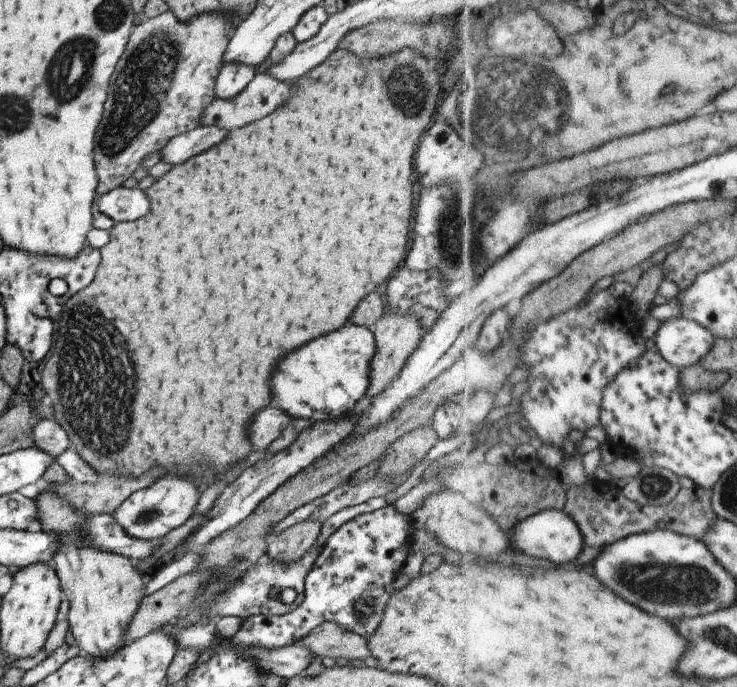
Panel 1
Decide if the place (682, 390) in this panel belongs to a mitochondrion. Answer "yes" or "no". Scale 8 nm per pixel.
no

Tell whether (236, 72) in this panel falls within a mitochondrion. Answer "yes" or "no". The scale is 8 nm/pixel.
no

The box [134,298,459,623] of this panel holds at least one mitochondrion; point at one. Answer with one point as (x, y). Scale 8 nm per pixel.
(224, 580)

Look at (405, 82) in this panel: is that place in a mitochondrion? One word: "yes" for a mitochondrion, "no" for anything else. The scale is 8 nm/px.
yes

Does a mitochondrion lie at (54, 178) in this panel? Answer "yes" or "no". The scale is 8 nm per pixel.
no

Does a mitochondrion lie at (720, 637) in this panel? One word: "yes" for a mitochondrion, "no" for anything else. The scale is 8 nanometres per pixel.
yes

